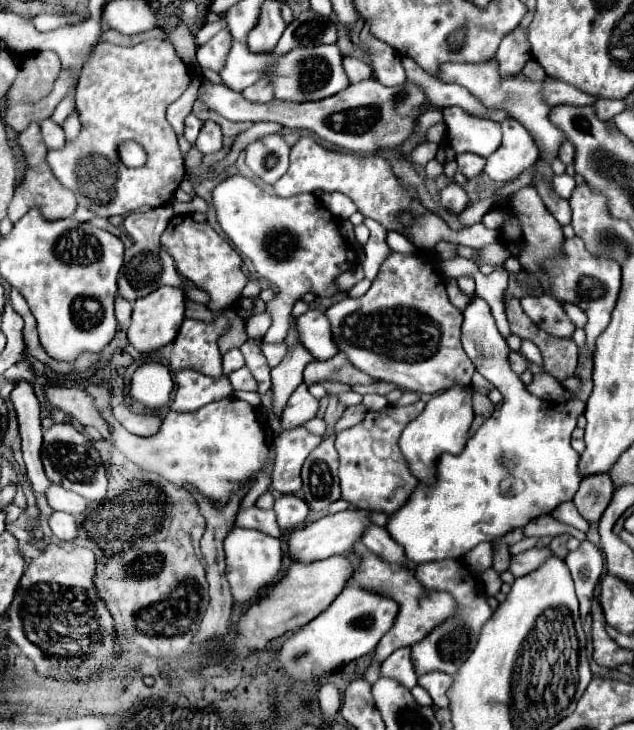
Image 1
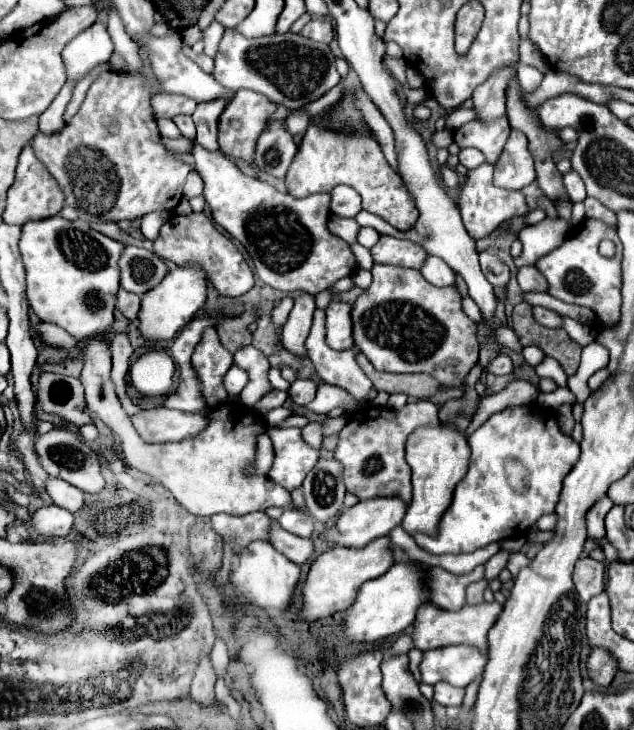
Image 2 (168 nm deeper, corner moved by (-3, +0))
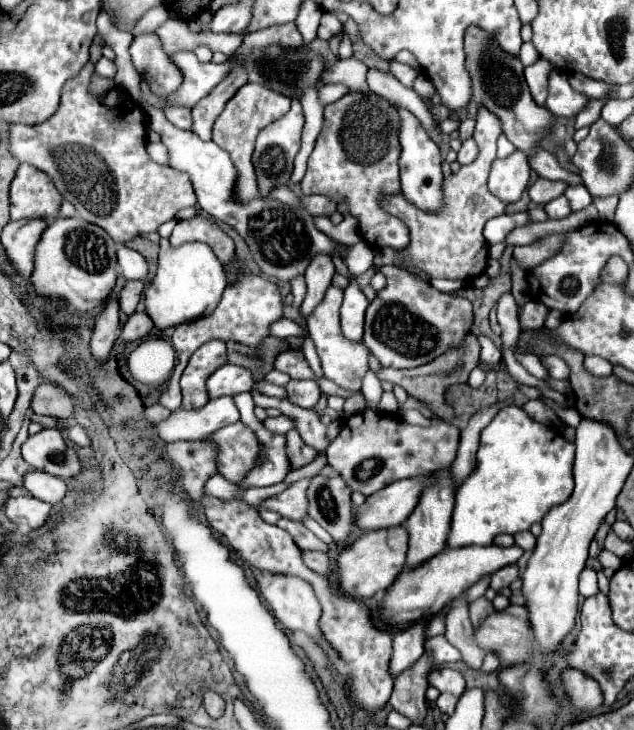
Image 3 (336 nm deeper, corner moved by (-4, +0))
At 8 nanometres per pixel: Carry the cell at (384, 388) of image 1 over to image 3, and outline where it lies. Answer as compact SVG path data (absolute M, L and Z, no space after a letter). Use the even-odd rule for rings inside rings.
M329 286L323 302L307 318L307 328L309 328L309 338L315 342L317 354L321 358L325 378L333 380L335 384L339 384L343 388L359 390L361 382L363 382L363 376L369 372L369 350L363 346L363 342L349 342L349 340L343 338L341 328L339 328L341 300L343 300L343 290L339 290L337 286Z

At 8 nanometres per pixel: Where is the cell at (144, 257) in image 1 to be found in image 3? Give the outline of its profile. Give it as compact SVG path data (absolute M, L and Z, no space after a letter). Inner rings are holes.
M121 246L117 250L117 260L119 260L119 268L121 268L121 276L125 280L141 280L147 282L147 274L149 274L149 266L143 254L139 254L137 250L125 248Z

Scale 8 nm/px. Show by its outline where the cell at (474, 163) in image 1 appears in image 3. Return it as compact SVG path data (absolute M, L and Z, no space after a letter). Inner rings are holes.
M467 138L459 150L459 156L457 156L457 162L459 164L471 164L479 154L479 146L473 138Z

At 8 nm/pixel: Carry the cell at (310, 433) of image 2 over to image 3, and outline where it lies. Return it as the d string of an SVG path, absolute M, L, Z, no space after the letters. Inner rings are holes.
M289 430L287 432L287 456L291 460L291 468L299 468L299 466L305 466L311 460L315 460L317 450L313 450L311 446L305 446L305 442L301 442L297 430Z

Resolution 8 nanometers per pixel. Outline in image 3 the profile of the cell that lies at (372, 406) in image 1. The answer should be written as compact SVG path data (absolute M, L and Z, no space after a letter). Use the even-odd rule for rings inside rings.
M373 374L373 378L365 376L361 392L363 392L365 400L367 400L367 408L377 408L377 402L379 402L379 398L383 394L383 388L381 388L381 382L375 378L375 374Z

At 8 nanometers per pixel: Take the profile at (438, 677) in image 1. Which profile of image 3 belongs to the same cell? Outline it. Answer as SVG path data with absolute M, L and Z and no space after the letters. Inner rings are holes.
M443 692L443 694L437 698L437 706L439 706L441 712L445 712L445 714L453 714L455 704L457 704L457 696L453 696L453 694L445 694L445 692Z

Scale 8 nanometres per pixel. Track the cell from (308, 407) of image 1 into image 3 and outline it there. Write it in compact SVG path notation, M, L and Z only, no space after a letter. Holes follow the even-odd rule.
M291 380L287 384L287 398L301 408L313 408L319 400L319 386L315 380Z

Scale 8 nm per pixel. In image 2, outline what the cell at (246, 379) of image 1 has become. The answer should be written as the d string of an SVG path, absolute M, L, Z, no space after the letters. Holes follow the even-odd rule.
M236 364L224 374L224 388L232 396L240 394L246 384L248 384L248 374L240 366L236 366Z

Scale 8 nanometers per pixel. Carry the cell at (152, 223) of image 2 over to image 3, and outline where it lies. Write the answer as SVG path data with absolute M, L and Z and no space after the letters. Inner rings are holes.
M161 238L159 246L157 274L145 290L145 312L153 320L155 328L165 330L211 314L227 286L225 266L219 262L213 250L203 242L189 242L179 248L171 248L167 238Z

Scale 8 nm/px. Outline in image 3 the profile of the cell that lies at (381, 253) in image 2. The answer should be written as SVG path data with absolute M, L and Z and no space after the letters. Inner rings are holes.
M483 106L477 110L477 126L473 132L473 138L479 146L477 162L461 166L457 174L451 174L443 182L443 194L445 194L445 208L437 214L427 214L417 210L413 204L409 204L403 194L391 196L383 200L383 208L391 214L397 214L407 222L407 228L411 232L411 242L403 250L390 248L373 250L375 266L381 268L384 265L413 266L419 272L425 272L429 278L461 278L469 280L473 276L483 274L487 266L487 240L483 238L483 226L487 220L499 216L505 212L507 202L501 202L497 196L493 196L487 188L487 178L491 172L491 164L495 160L497 152L497 138L501 134L501 124L497 122L495 114L489 114Z

